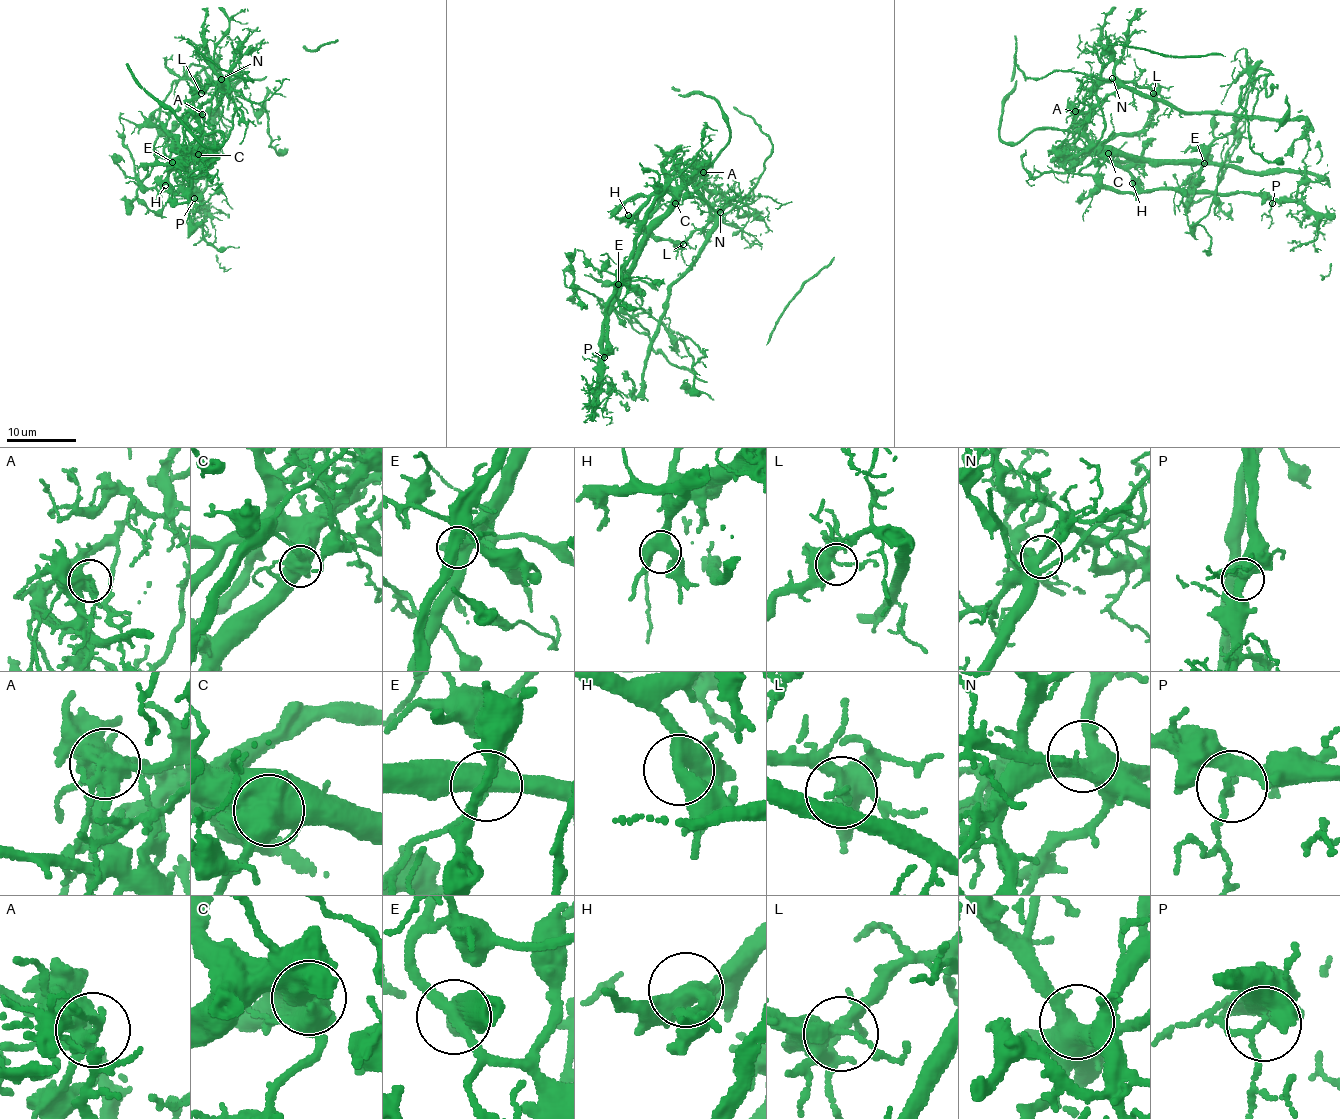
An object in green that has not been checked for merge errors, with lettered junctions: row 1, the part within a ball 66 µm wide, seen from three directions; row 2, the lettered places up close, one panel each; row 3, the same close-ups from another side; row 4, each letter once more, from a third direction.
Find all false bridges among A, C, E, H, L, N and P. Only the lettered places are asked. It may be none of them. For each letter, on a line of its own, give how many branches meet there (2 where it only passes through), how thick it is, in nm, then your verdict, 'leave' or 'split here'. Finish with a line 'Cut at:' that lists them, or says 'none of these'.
A: 4 branches meet; 400 nm thick; split here
C: 3 branches meet; 650 nm thick; split here
E: 4 branches meet; 460 nm thick; split here
H: 4 branches meet; 440 nm thick; leave
L: 4 branches meet; 360 nm thick; leave
N: 4 branches meet; 400 nm thick; leave
P: 4 branches meet; 300 nm thick; leave
Cut at: A, C, E

